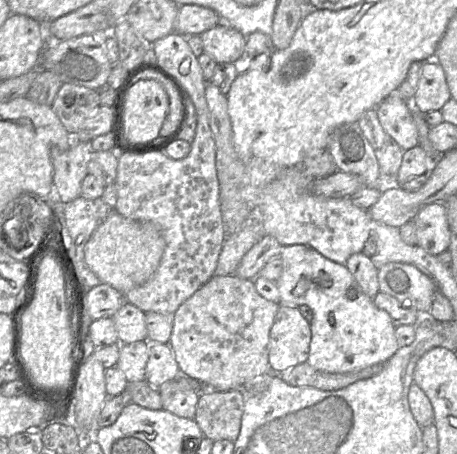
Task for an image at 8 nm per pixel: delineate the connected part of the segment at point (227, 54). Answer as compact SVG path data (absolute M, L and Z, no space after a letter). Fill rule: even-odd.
M219 23L200 37L204 53L217 63L234 63L244 57L246 36L226 23Z

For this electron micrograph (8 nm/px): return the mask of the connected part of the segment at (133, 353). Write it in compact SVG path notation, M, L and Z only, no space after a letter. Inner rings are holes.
M136 341L121 344L116 367L125 375L128 382L146 380L146 365L149 358L149 342Z

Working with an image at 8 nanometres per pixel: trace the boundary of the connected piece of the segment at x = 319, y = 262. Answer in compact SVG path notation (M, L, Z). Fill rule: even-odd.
M291 245L291 246L281 246L281 251L279 256L281 257L283 269L281 276L275 281L277 288L279 290L280 294L280 301L279 306L290 306L290 307L299 307L301 305L306 305L309 308L311 308L313 312L313 319L310 323L311 326L311 342L310 342L310 348L309 348L309 356L307 359L307 363L315 368L316 370L328 372L328 373L335 373L335 374L344 374L344 373L350 373L362 370L364 368L376 365L376 364L384 364L386 363L393 355L394 353L399 349L399 345L397 343L396 337L395 337L395 327L392 323L391 317L389 314L377 308L374 303L373 299L369 296L365 295L364 293L361 293L358 291L355 279L353 275L349 272L345 264L338 264L335 263L324 256L322 256L317 251L313 250L312 248L305 246L305 245ZM349 289L356 289L357 290L357 296L355 299L350 299L347 296L347 292Z

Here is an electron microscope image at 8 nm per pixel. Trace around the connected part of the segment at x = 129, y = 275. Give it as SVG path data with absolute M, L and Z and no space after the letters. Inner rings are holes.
M112 209L86 243L84 259L101 283L125 294L151 278L160 264L165 246L163 234L156 224L126 218Z

